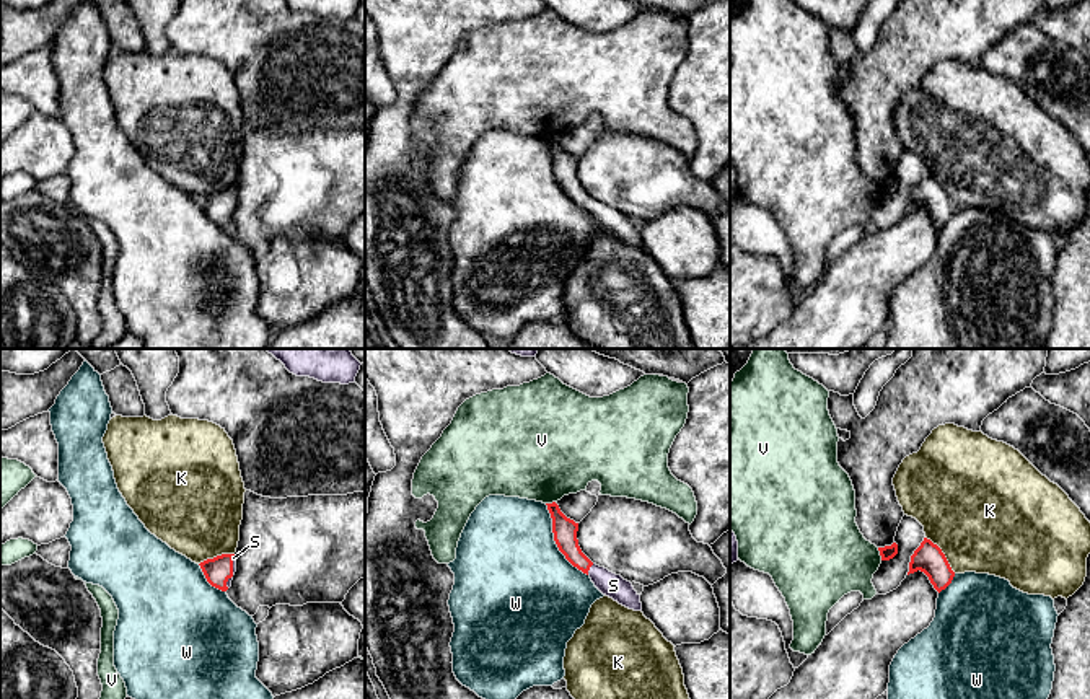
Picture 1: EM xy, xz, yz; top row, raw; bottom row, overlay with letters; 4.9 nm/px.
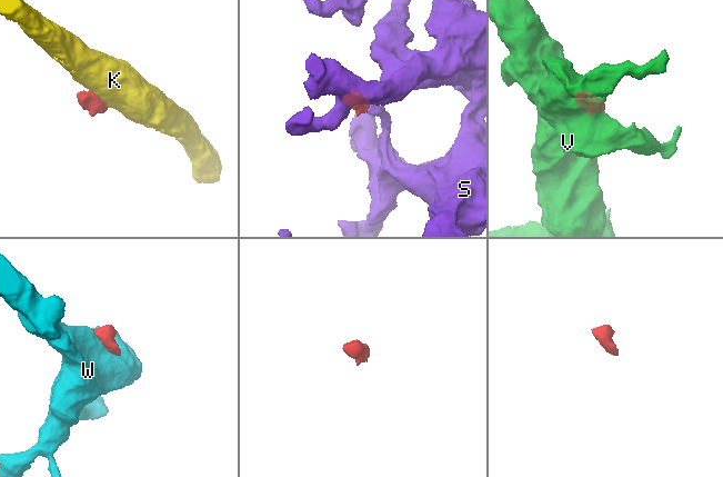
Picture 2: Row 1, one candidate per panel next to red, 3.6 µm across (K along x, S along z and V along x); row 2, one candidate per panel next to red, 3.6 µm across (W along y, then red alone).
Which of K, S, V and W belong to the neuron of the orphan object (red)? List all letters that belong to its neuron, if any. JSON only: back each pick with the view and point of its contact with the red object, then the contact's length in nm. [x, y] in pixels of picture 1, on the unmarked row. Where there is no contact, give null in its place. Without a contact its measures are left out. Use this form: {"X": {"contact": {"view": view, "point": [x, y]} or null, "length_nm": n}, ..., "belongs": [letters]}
{"S": {"contact": {"view": "xz", "point": [588, 204]}, "length_nm": 70}, "belongs": ["S"]}

